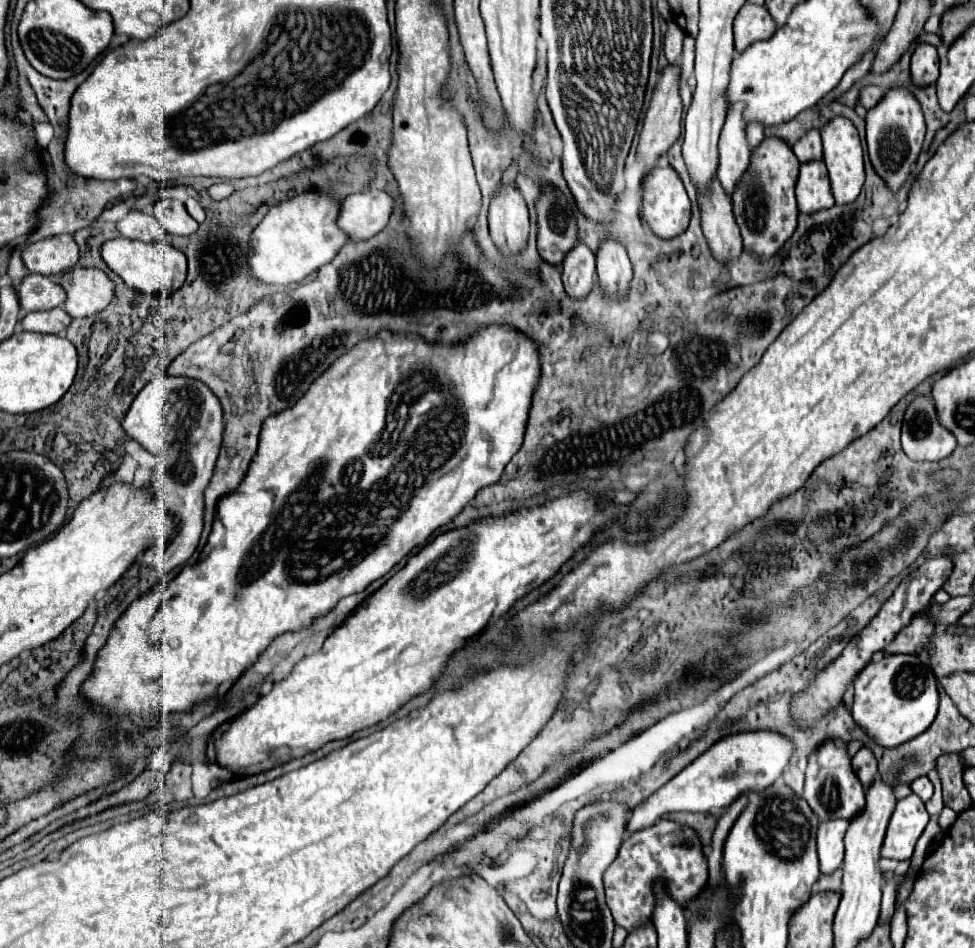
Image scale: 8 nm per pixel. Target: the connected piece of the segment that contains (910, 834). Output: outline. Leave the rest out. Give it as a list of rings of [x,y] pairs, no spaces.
[[[917,794],[899,800],[887,826],[887,836],[881,848],[881,856],[895,860],[909,860],[913,856],[915,842],[925,830],[927,822],[929,814]]]

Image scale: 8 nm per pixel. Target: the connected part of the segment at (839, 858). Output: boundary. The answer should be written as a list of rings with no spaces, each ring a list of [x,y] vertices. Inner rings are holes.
[[[835,818],[833,822],[821,822],[817,832],[817,854],[823,874],[831,874],[843,862],[843,836],[849,822],[843,818]]]

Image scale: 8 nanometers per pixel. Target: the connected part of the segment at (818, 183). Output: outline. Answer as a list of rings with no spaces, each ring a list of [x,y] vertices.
[[[823,162],[801,164],[797,180],[797,204],[803,214],[813,214],[835,204],[831,182],[827,178],[827,168],[823,166]]]

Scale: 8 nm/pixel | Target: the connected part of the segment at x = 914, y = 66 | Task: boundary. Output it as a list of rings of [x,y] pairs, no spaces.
[[[917,44],[911,56],[911,76],[915,86],[929,86],[939,76],[937,48],[931,44]]]

